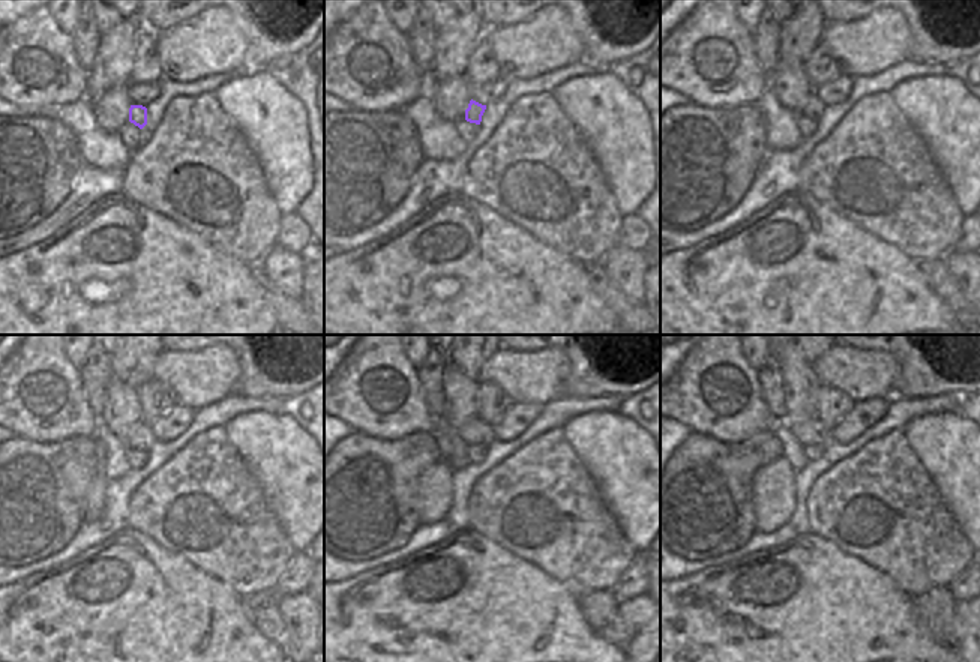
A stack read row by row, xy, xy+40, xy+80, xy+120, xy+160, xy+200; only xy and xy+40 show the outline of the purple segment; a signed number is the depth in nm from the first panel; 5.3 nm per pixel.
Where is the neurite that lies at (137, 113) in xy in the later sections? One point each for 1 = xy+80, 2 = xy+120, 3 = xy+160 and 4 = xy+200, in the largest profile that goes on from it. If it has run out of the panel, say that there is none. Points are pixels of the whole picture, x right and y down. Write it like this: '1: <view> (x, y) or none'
1: xy+80 (814, 108)
2: xy+120 (140, 437)
3: xy+160 (476, 431)
4: xy+200 (812, 431)

